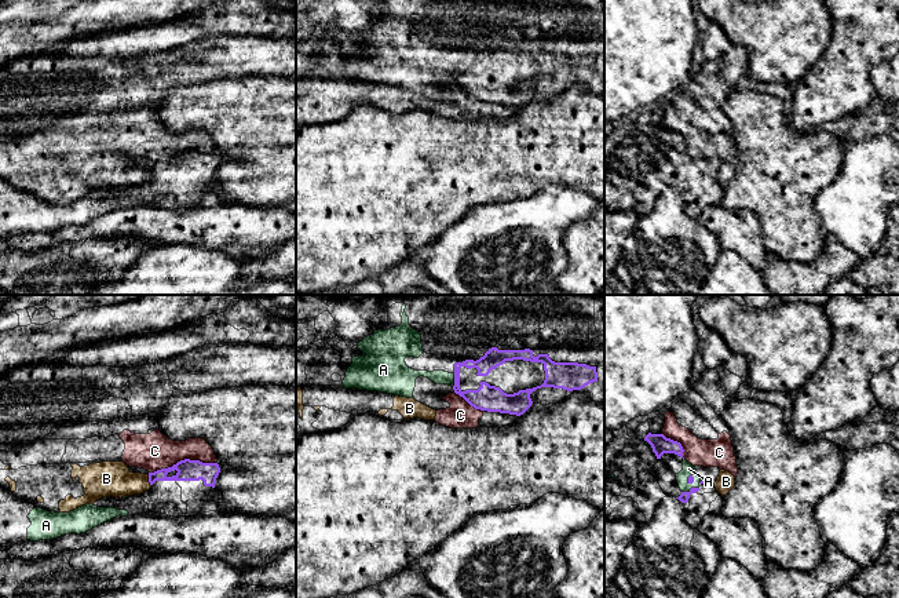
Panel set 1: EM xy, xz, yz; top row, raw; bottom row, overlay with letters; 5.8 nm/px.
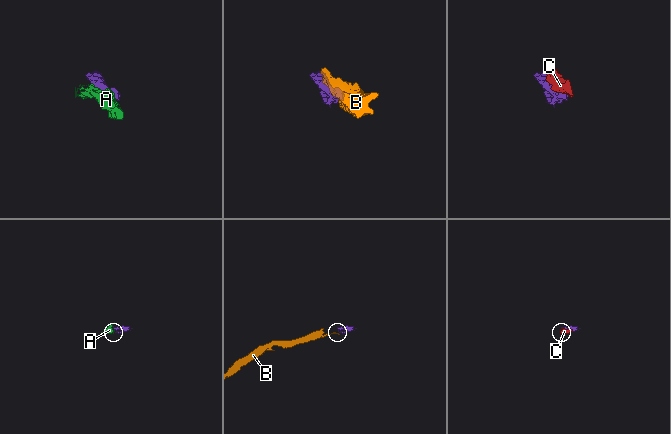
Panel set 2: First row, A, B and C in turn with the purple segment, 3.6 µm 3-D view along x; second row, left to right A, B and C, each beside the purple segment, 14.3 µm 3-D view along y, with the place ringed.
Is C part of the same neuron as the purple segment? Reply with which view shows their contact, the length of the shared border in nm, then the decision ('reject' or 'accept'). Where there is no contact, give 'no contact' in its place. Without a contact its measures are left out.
contact in xy; length 400 nm; reject

